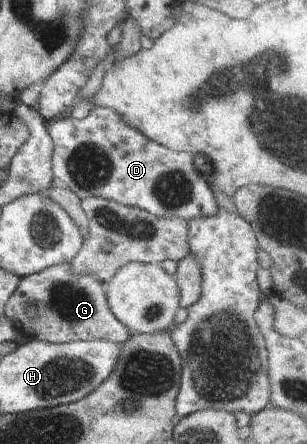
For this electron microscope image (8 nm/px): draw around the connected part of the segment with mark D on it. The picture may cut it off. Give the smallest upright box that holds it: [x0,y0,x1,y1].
[47,106,218,222]

